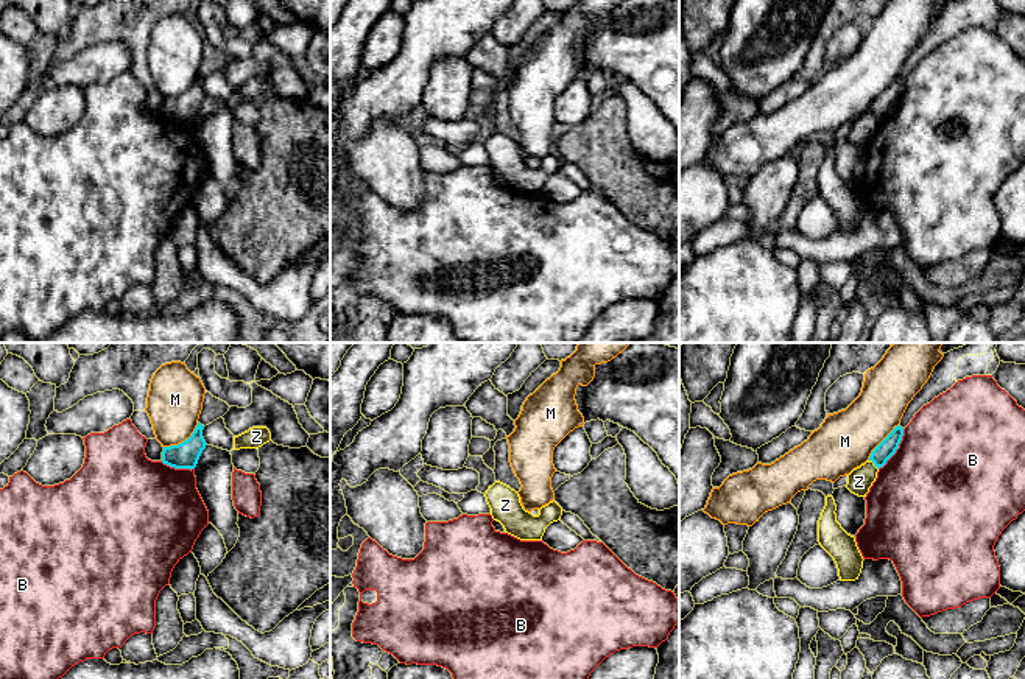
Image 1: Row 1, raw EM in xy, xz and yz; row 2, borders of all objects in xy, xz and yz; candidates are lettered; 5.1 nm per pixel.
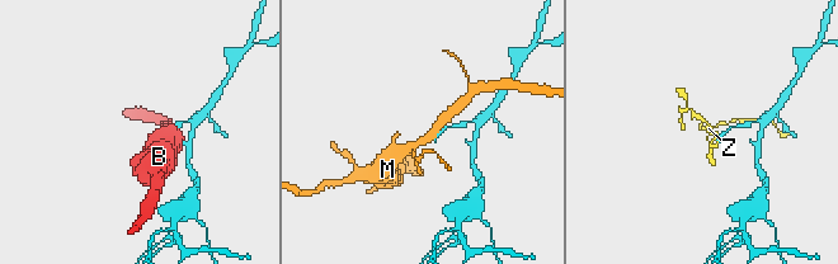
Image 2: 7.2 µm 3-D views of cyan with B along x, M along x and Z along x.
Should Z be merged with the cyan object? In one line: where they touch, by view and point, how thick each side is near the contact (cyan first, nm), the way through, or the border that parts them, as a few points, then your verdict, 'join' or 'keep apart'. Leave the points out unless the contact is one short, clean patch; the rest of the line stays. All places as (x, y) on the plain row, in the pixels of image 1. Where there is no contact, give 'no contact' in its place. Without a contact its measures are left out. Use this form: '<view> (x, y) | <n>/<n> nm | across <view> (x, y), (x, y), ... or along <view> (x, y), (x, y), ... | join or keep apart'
yz (874, 116) | 90/130 nm | along yz (870, 111), (877, 120) | keep apart

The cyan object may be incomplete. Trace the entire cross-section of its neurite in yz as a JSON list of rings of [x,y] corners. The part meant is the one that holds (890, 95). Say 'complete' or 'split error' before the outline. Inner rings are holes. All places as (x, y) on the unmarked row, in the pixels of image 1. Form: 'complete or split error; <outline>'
complete; [[[900,76],[894,78],[894,81],[872,101],[869,112],[872,112],[877,120],[883,118],[899,100],[902,87],[903,79]]]

